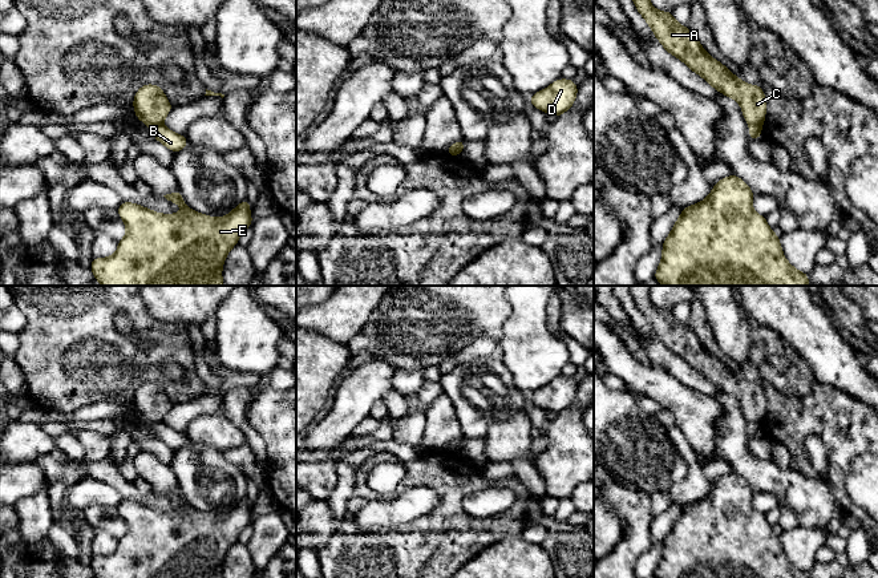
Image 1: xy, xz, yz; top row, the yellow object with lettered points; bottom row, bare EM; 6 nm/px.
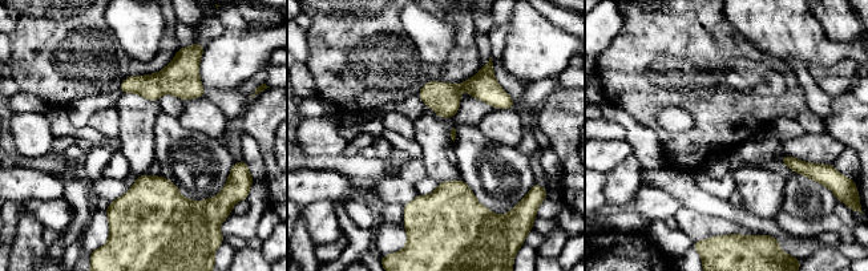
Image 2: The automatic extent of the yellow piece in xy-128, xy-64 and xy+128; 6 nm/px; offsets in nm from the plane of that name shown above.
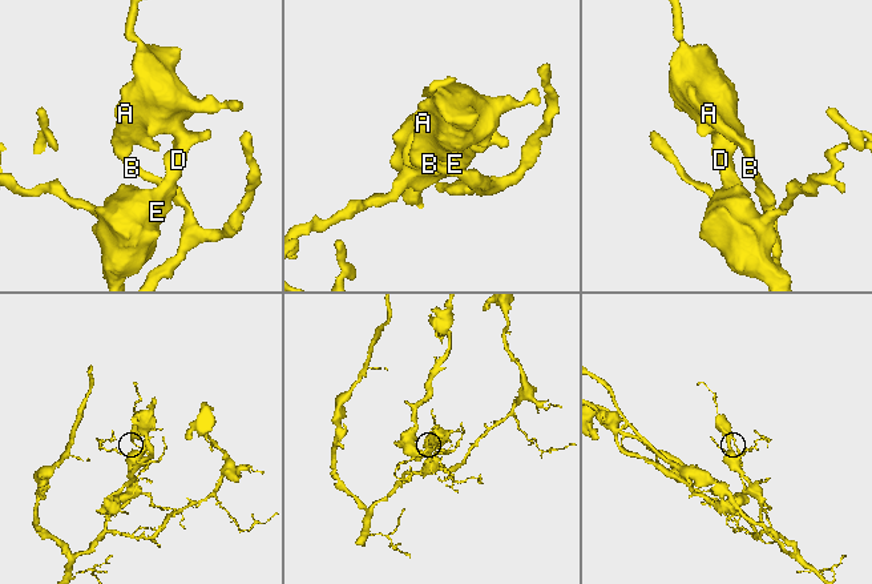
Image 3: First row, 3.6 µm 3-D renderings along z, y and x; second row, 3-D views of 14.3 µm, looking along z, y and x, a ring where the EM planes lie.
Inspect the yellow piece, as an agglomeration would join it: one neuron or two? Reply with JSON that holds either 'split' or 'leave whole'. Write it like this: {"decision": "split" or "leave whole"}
{"decision": "split"}

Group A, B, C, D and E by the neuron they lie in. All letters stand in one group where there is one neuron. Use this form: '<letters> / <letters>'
A C D E / B

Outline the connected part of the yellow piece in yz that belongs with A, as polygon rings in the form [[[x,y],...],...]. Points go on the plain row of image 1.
[[[630,286],[631,296],[656,336],[672,353],[700,372],[717,389],[736,397],[752,424],[762,424],[768,399],[764,387],[748,383],[711,355],[688,324],[680,323],[672,310],[660,310],[650,300],[650,286]]]

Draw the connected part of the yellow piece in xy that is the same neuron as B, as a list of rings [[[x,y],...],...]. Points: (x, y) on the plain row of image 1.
[[[162,421],[151,425],[151,429],[155,437],[158,437],[161,441],[163,441],[167,446],[170,446],[174,450],[181,449],[189,441],[185,433],[171,429]]]

